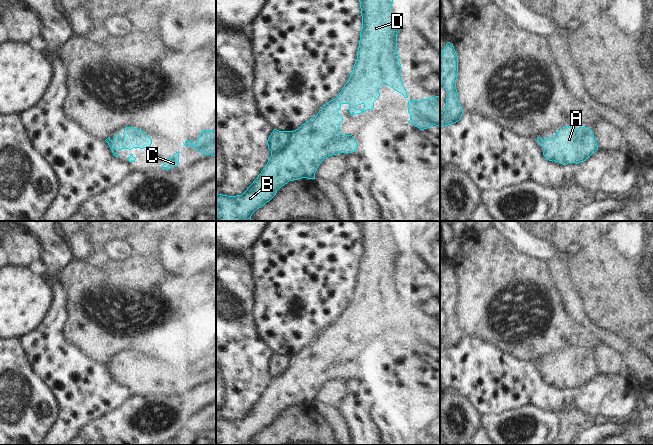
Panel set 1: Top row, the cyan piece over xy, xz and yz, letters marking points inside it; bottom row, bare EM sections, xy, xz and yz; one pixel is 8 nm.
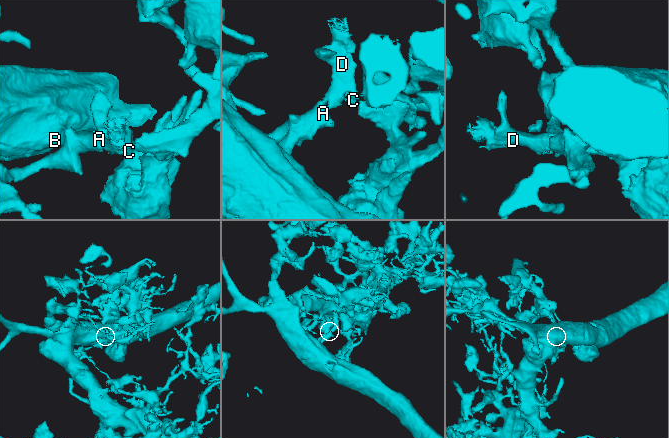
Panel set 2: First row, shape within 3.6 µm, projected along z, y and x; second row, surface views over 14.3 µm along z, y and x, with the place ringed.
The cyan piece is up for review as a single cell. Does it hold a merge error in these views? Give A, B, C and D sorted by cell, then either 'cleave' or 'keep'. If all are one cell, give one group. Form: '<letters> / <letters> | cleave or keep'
A B C D | keep

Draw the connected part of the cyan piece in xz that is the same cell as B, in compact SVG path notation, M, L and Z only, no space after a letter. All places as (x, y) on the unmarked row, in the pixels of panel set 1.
M359 221L362 240L362 253L360 256L360 265L357 275L357 283L350 297L347 307L341 316L333 323L327 326L316 340L306 347L302 348L294 355L279 355L274 353L268 361L268 373L271 380L253 407L247 412L242 419L228 420L216 417L216 445L252 445L252 438L267 426L269 426L277 417L277 415L287 408L302 402L315 403L315 397L322 385L332 379L341 377L356 376L358 367L352 359L343 359L340 355L340 347L343 345L342 339L338 336L342 328L349 329L351 340L361 338L367 334L374 332L374 326L379 322L379 313L383 307L386 307L395 315L401 317L408 322L407 315L401 304L401 288L399 285L399 277L397 274L397 258L401 254L397 248L394 238L391 236L391 230L395 221Z

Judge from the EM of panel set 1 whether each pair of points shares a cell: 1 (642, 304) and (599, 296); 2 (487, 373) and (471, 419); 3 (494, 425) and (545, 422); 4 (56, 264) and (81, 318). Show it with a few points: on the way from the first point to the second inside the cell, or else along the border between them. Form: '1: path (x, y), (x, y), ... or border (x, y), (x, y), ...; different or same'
1: path (631, 304), (610, 303); same
2: border (458, 392), (463, 394), (482, 415); different
3: path (507, 417), (519, 413), (532, 414); same
4: border (72, 258), (55, 275), (47, 276), (45, 274); different

